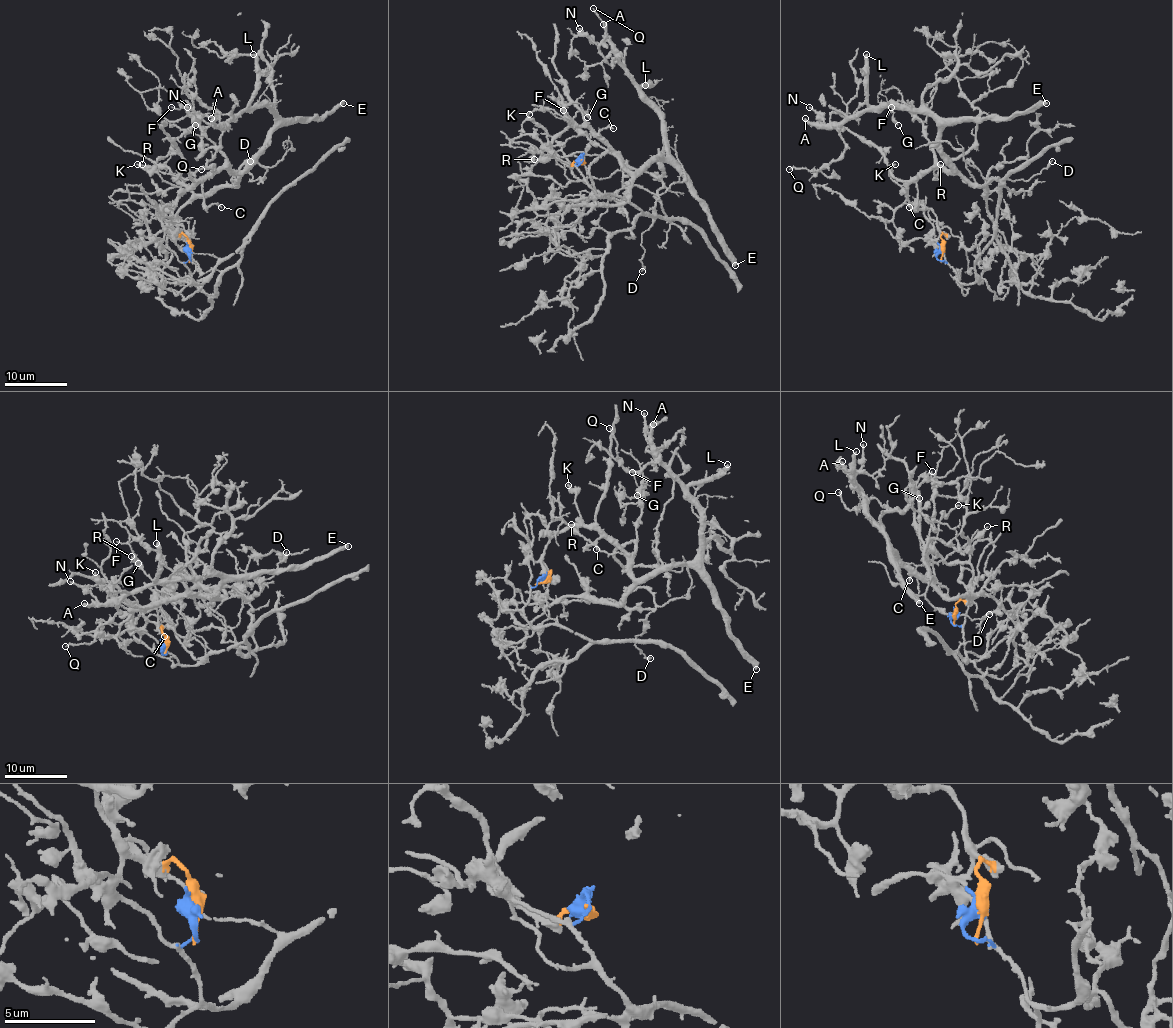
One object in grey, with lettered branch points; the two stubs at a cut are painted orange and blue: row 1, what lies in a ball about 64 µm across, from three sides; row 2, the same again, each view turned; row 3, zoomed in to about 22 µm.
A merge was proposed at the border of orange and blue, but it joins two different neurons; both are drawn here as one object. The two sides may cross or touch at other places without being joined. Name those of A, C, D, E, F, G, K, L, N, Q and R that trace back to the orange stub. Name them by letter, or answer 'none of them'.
A, C, D, E, F, G, K, L, N, Q, R

